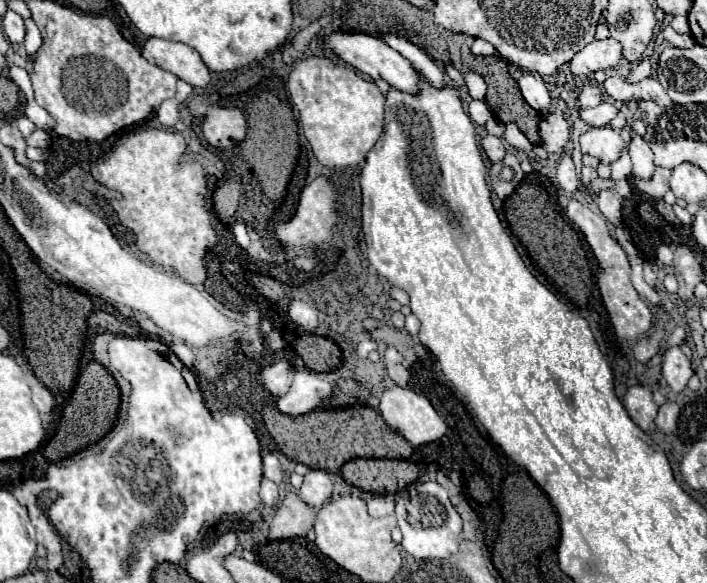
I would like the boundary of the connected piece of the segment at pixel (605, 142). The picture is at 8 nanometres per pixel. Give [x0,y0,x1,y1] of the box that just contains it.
[580,128,626,164]

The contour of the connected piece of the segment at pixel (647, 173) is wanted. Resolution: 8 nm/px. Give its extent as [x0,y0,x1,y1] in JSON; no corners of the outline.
[628,136,656,180]

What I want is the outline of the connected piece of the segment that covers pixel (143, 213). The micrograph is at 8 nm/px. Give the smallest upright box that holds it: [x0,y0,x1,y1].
[90,126,218,284]

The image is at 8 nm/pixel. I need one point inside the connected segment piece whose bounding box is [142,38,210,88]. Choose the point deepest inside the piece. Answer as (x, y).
(185, 62)

